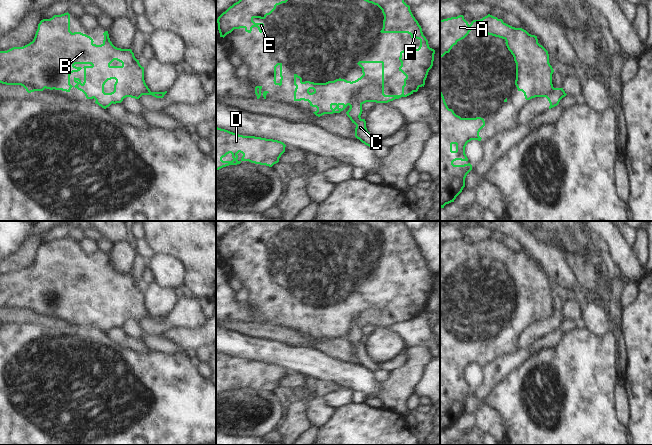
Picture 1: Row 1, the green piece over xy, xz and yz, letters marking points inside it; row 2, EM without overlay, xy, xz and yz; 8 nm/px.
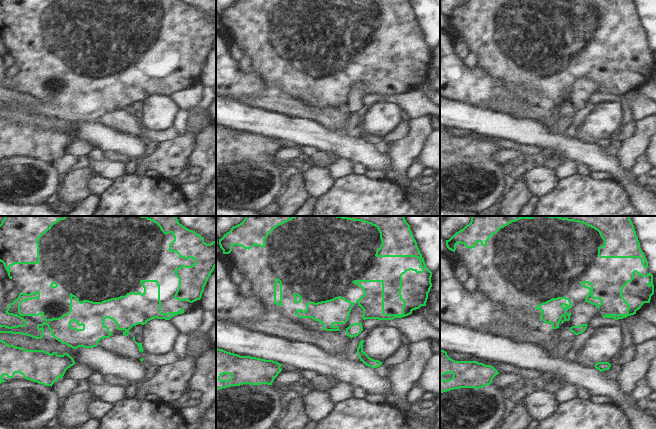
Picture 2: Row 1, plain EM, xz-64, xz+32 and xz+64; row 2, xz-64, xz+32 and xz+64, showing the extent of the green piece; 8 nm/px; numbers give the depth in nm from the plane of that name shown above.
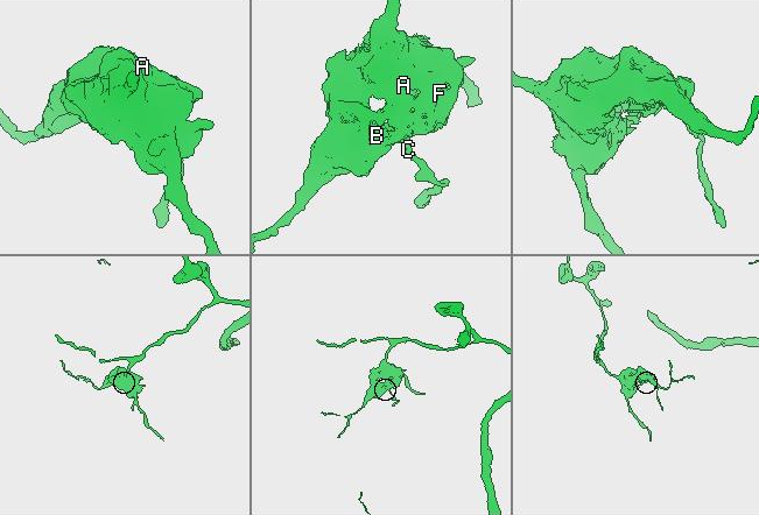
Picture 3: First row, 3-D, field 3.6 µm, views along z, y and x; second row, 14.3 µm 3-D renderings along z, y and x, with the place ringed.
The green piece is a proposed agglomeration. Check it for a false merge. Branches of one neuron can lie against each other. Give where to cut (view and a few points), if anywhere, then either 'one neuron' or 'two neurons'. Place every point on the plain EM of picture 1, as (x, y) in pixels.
cut in xz along (361, 328), (354, 326), (350, 330); two neurons

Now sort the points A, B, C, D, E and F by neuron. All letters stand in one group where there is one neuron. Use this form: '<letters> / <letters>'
A B D E F / C

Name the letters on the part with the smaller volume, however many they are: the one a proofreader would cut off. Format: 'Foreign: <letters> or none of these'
Foreign: C

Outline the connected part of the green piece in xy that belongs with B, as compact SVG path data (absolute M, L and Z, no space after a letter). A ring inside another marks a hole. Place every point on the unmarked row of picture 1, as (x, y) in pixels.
M64 237L61 239L54 239L50 243L43 243L38 248L35 261L32 266L23 271L13 271L7 275L0 275L0 307L6 309L21 309L28 317L34 315L43 315L45 312L50 314L62 314L70 316L73 311L70 308L70 299L73 296L78 296L82 292L76 291L76 288L84 288L84 306L79 302L74 301L74 310L82 315L87 323L95 323L95 327L106 333L112 327L121 327L124 322L130 319L139 323L142 319L152 319L156 322L163 322L167 317L165 316L151 316L144 304L144 291L142 291L134 280L131 273L121 273L115 271L110 265L108 255L103 257L104 264L101 269L96 269L93 263L81 256L70 255L70 238ZM115 303L114 315L111 317L104 316L104 309L108 304Z

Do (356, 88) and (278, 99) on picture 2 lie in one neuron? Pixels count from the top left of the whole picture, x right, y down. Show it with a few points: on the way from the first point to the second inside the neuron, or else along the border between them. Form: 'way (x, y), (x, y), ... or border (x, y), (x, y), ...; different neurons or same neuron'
border (353, 81), (349, 94), (344, 99), (332, 101); different neurons

